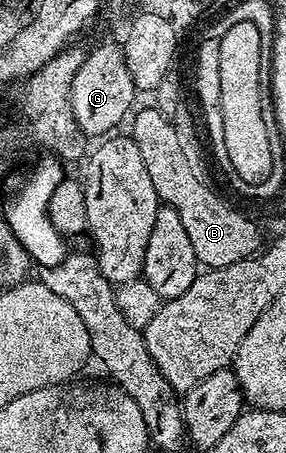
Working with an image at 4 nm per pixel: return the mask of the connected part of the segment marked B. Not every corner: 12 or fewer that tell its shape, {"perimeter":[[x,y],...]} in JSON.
{"perimeter":[[175,121],[129,135],[207,269],[259,252],[260,226],[199,181]]}

